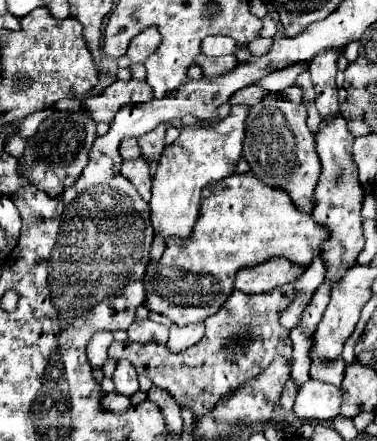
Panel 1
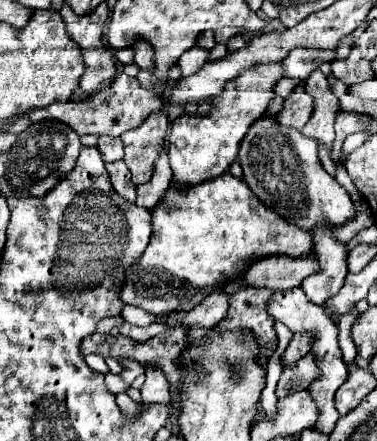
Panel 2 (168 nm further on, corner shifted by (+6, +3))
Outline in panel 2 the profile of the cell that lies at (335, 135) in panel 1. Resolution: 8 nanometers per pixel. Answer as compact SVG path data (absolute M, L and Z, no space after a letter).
M320 226L314 230L314 254L322 266L318 274L312 274L302 282L302 290L312 304L322 306L330 296L336 296L344 284L348 274L348 250L332 238L330 226Z

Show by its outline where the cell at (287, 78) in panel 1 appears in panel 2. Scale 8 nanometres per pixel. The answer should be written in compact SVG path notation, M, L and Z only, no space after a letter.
M296 48L288 54L288 58L282 62L288 78L306 78L312 70L318 70L322 62L336 60L336 52L322 52L312 48Z

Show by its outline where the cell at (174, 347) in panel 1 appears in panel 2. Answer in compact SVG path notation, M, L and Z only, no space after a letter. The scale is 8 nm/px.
M216 292L210 294L200 306L196 306L190 312L174 312L168 316L168 324L180 320L184 326L192 326L192 324L200 324L206 328L216 326L228 312L228 294L226 292Z

